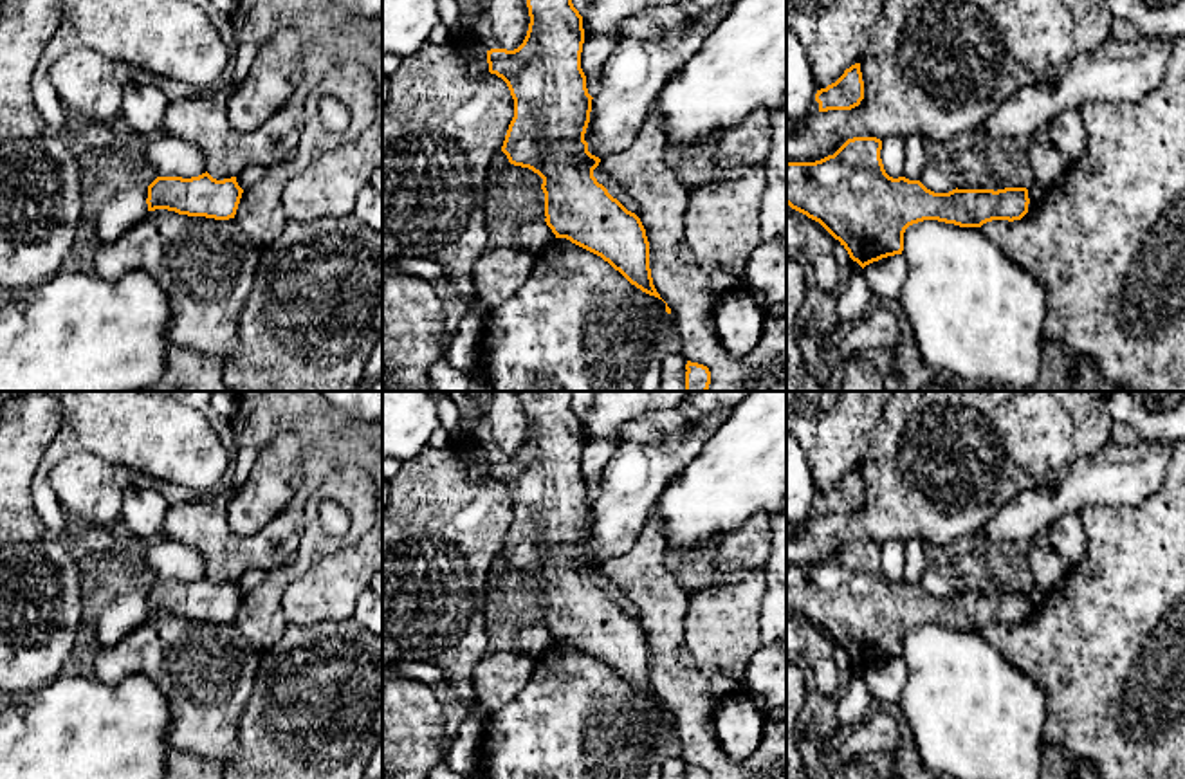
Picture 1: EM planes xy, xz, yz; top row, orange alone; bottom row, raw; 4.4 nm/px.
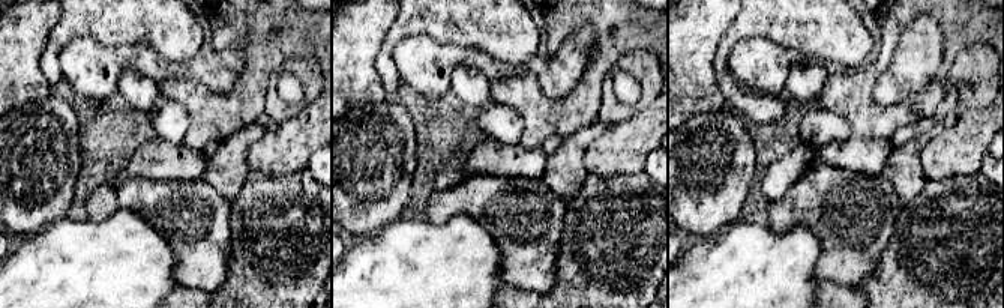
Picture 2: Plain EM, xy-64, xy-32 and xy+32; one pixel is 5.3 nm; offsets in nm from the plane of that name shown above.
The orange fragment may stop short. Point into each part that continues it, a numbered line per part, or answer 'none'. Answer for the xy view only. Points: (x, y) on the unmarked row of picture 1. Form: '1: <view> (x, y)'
none

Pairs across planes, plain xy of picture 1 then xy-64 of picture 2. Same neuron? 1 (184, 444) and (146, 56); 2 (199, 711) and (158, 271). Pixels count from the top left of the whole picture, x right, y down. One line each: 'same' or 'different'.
1: different
2: different

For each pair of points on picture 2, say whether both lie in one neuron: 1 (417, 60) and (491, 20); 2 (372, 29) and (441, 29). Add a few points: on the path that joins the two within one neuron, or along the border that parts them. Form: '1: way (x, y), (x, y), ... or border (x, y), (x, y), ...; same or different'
1: border (416, 33), (437, 42), (485, 51); different
2: border (398, 15), (387, 30), (374, 62); different

